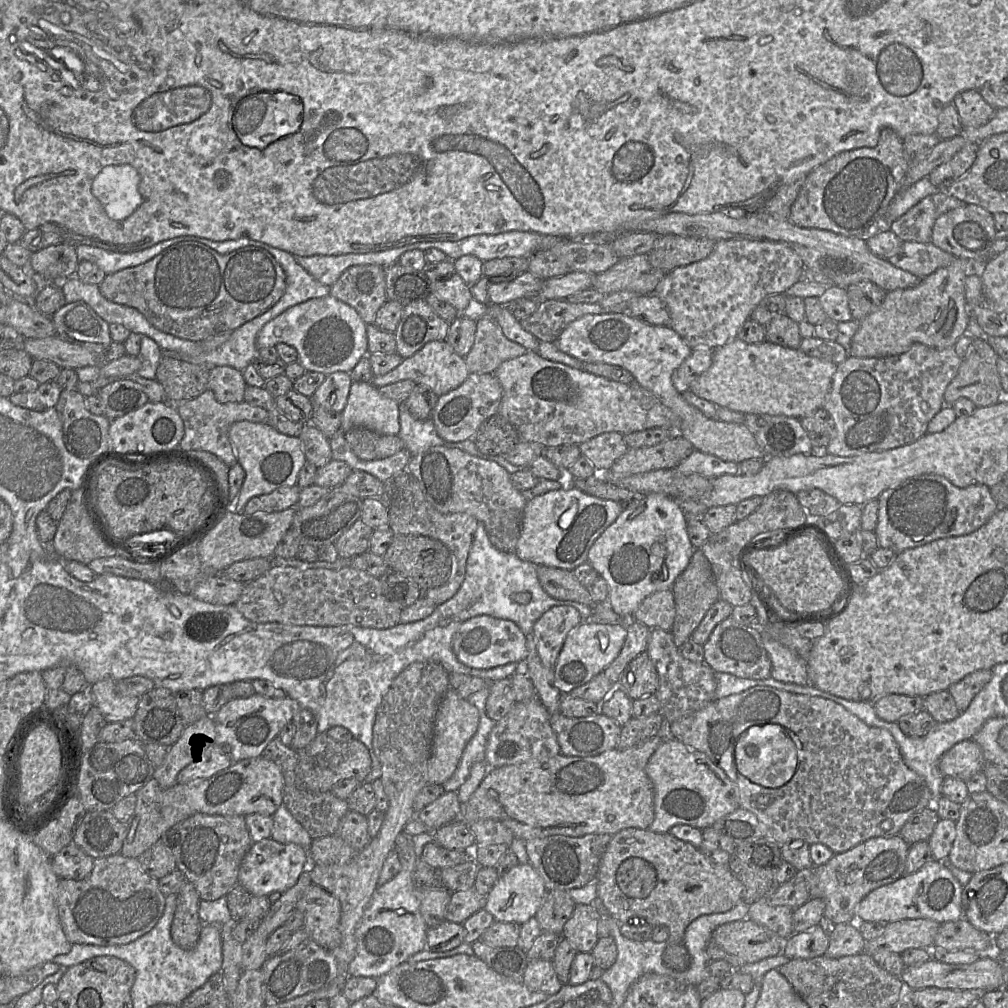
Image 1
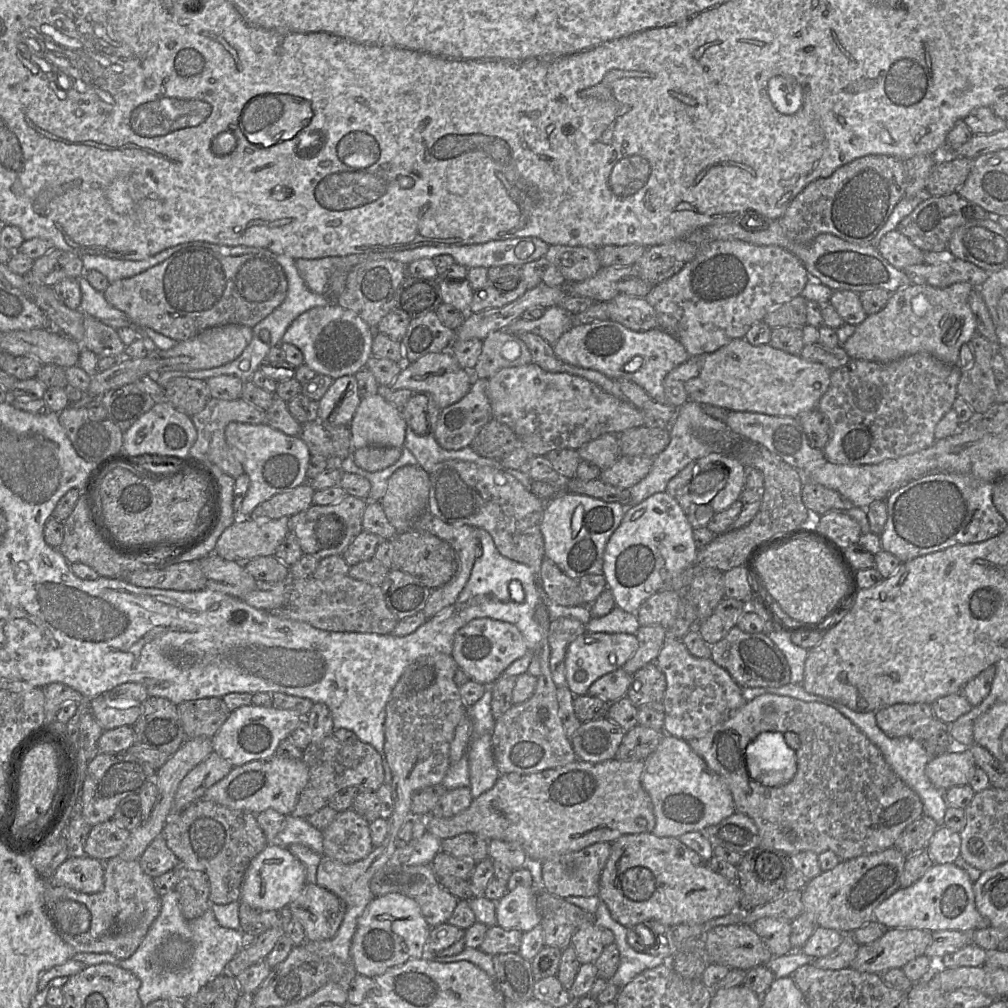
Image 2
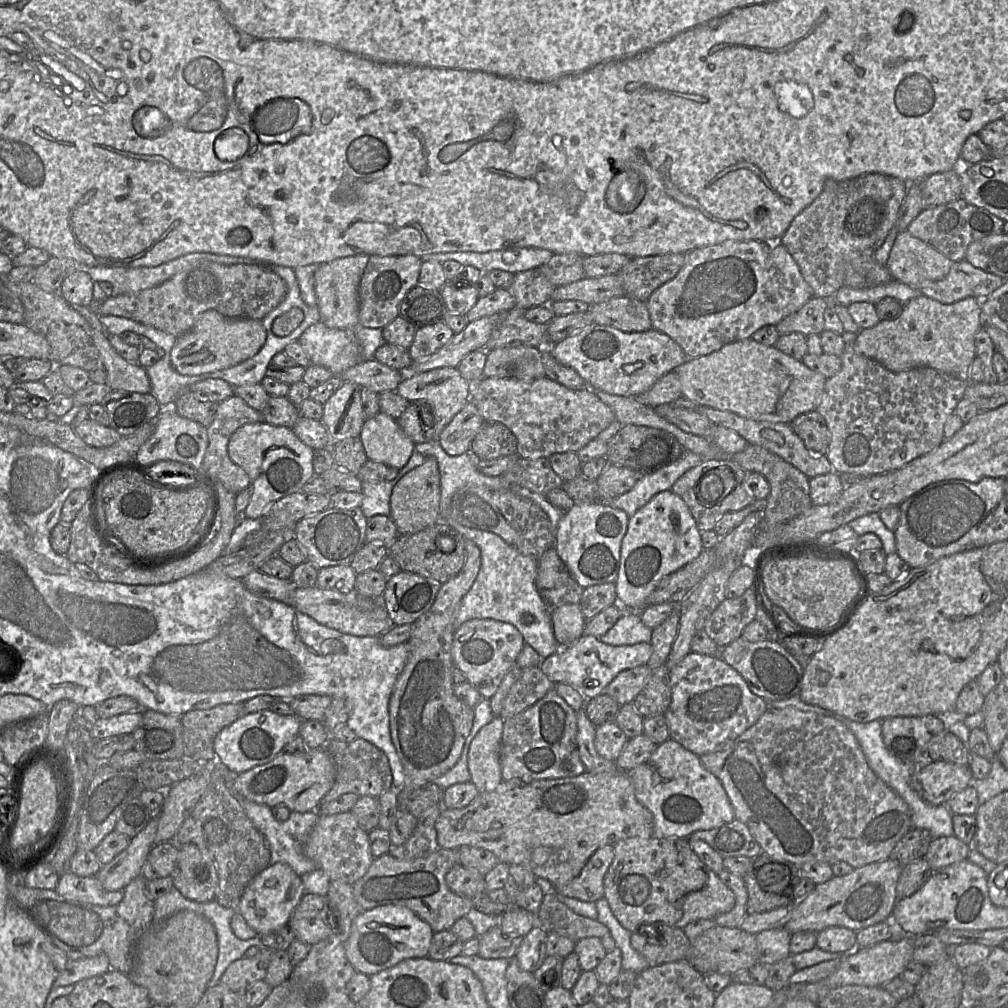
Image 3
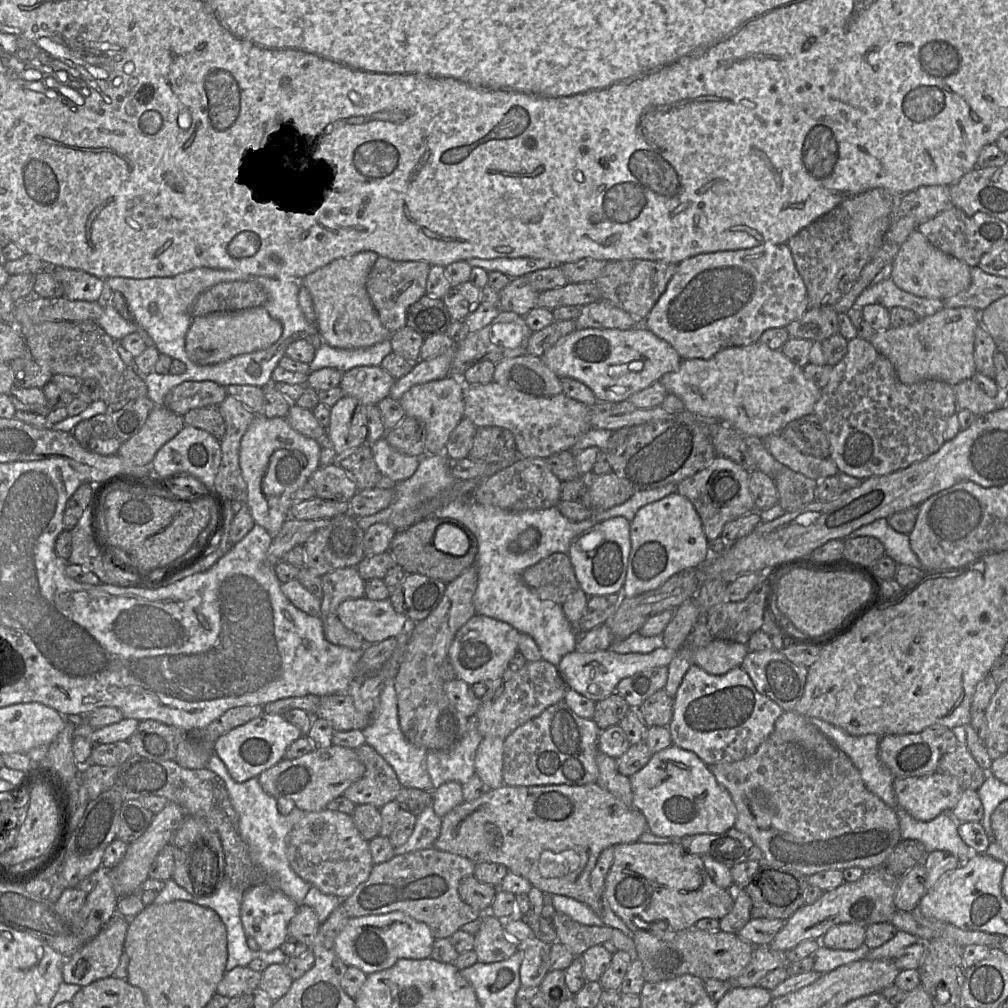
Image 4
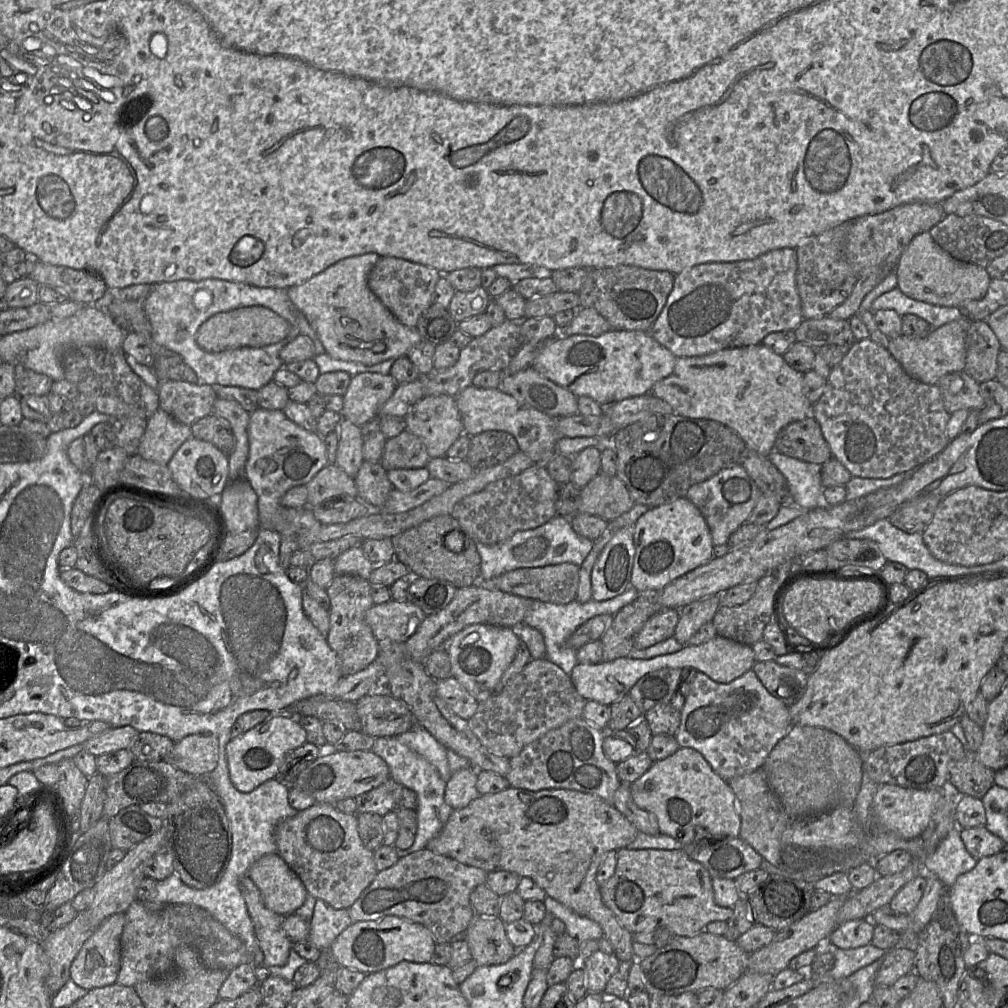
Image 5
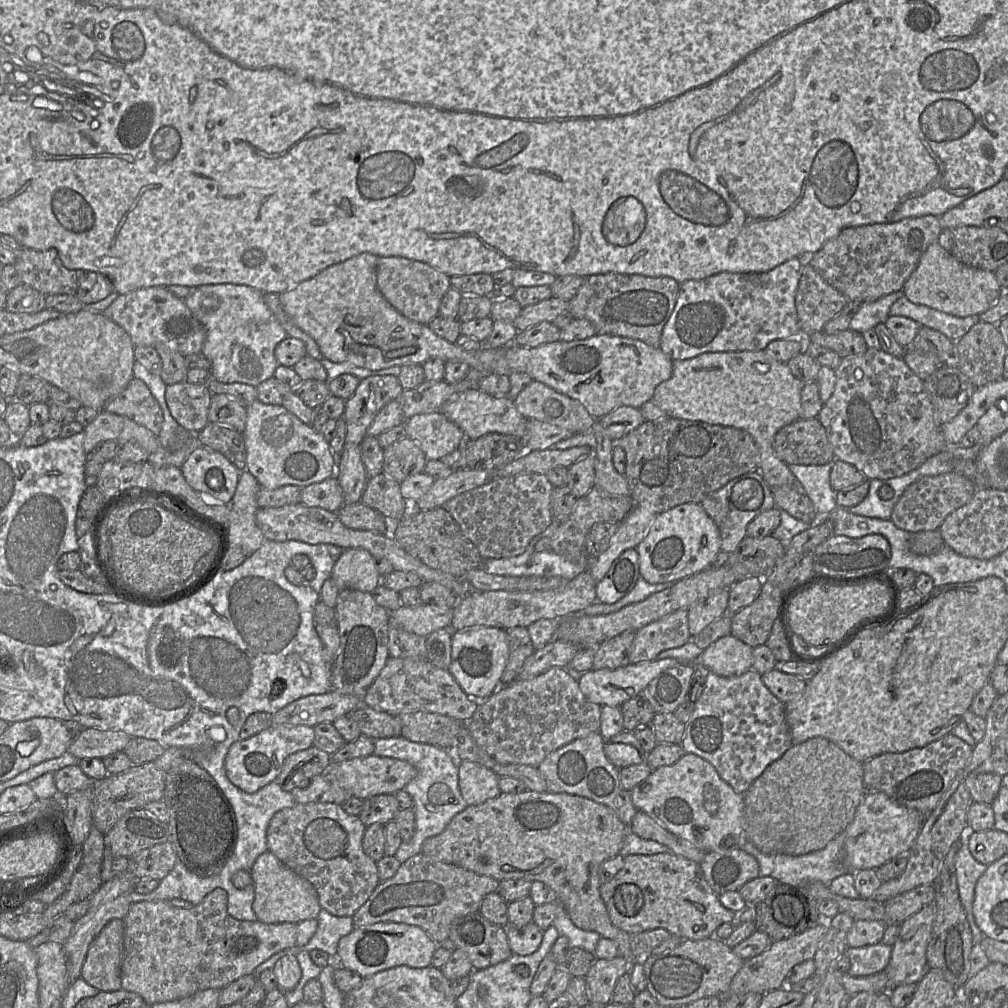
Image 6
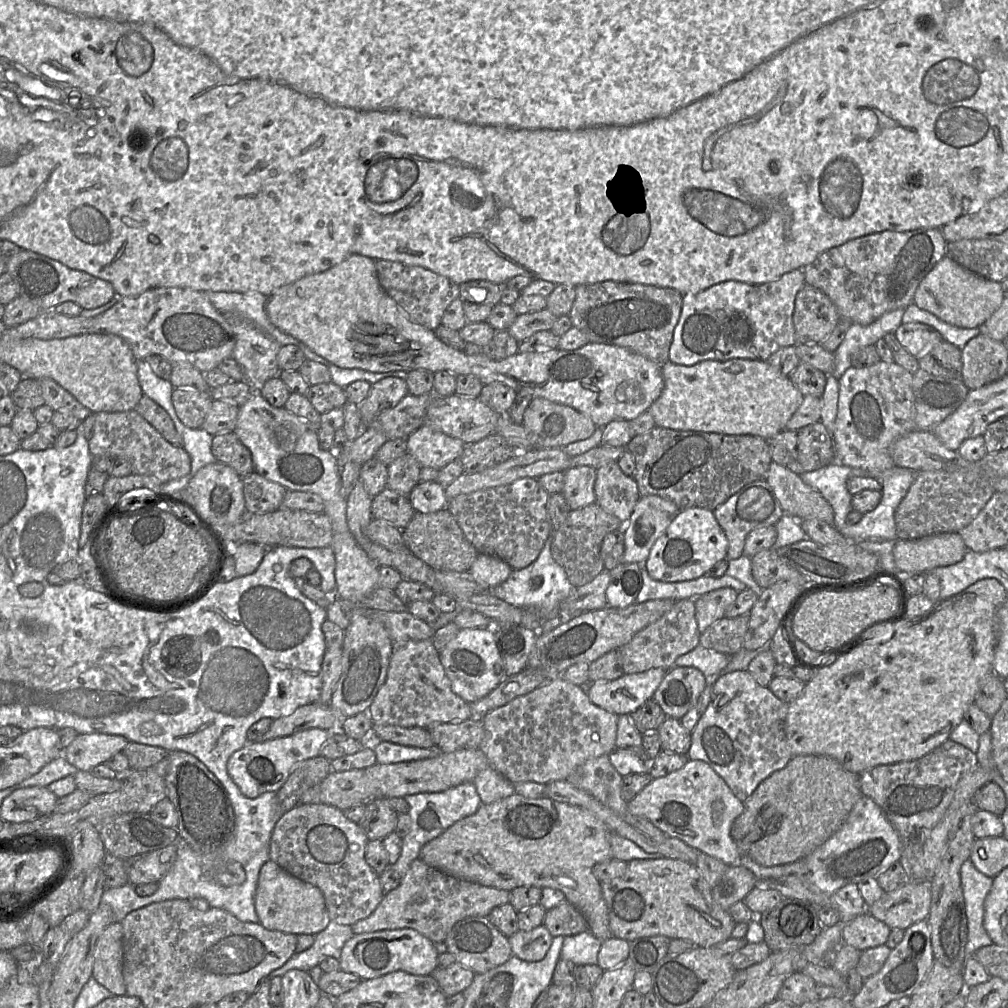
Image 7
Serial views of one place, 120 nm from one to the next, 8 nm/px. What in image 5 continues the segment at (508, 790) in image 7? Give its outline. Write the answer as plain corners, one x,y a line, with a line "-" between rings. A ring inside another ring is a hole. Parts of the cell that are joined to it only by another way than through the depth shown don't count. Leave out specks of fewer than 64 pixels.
464,768
455,772
447,781
444,800
454,810
462,809
480,796
476,788
478,770

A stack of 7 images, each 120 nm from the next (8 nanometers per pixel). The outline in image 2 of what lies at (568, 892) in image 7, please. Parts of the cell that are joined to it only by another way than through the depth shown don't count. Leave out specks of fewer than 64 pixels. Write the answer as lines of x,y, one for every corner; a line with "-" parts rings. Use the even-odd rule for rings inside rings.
617,758
599,763
575,760
563,767
531,774
500,774
494,786
474,798
464,811
448,818
428,816
426,832
444,840
462,833
473,833
487,841
502,840
521,845
528,859
540,862
581,850
597,842
612,843
625,834
652,832
656,824
654,807
643,788
641,775
644,761

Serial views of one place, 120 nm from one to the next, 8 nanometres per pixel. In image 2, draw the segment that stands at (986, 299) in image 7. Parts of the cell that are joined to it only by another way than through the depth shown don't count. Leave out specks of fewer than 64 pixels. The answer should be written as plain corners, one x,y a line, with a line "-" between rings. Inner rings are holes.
897,230
885,234
881,238
877,250
891,265
899,270
921,264
924,258
924,251
916,247

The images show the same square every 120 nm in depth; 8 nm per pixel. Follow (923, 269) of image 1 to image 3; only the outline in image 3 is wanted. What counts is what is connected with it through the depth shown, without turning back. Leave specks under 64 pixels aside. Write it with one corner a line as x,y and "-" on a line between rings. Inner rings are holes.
964,259
953,262
943,279
922,284
920,291
940,303
952,304
967,297
983,300
1004,282
1002,277
976,268

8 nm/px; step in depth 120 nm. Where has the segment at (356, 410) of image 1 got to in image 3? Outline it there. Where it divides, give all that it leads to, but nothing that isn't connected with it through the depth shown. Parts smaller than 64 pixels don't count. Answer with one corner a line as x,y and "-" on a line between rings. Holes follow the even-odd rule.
381,411
365,420
359,437
369,460
397,469
407,464
415,450
398,421

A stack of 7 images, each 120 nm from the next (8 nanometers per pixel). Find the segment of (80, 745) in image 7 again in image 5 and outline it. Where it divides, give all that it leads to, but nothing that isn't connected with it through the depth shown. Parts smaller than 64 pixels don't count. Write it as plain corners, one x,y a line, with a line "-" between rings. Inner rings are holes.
131,726
109,728
105,732
88,739
83,749
95,757
128,749
138,735
138,731

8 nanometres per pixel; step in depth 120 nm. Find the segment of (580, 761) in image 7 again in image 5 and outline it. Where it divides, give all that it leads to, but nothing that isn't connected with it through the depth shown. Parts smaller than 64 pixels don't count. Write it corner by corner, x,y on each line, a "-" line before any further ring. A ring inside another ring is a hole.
545,657
531,659
526,666
504,687
498,689
488,699
479,702
475,714
468,720
470,728
481,744
497,756
512,758
531,742
542,737
546,732
563,725
570,719
580,718
587,700
576,690
570,676
559,666

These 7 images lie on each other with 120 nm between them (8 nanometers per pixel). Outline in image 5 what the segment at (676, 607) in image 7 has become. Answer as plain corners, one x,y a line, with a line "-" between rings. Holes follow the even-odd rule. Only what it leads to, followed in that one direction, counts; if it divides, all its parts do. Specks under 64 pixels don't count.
661,609
650,617
634,639
634,648
645,649
673,637
679,609

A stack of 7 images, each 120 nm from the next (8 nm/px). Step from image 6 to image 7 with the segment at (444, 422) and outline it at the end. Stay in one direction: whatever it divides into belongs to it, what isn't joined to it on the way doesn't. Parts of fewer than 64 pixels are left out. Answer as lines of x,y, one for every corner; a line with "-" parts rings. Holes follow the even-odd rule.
425,424
407,438
407,452
422,467
441,470
448,463
459,459
465,443

